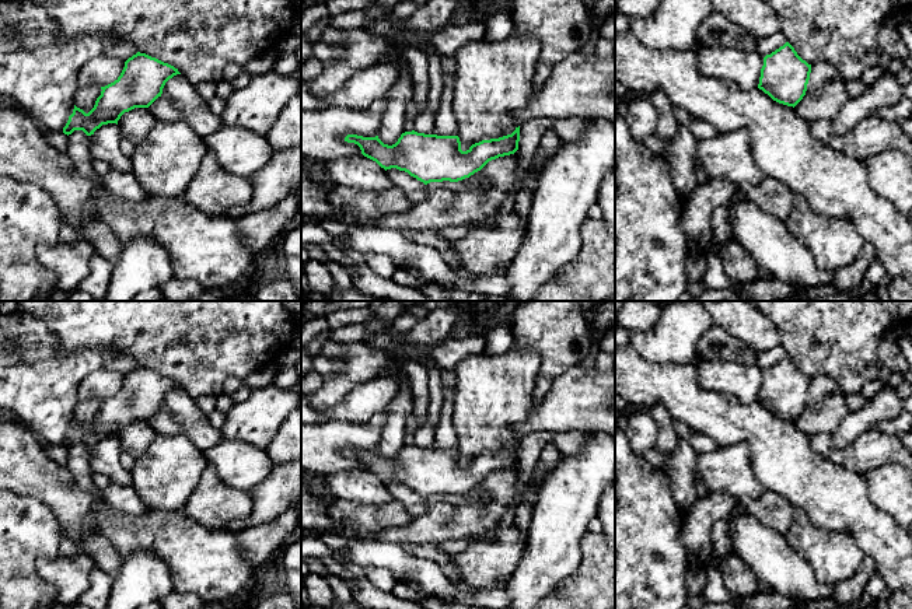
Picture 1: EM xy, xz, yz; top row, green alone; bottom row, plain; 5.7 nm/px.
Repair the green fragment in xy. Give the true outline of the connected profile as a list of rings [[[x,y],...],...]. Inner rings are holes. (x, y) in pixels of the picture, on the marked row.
[[[137,52],[125,62],[113,83],[101,87],[101,95],[88,113],[74,105],[63,133],[69,136],[74,130],[83,130],[91,136],[102,125],[118,125],[125,112],[148,108],[161,97],[165,83],[177,74],[181,73],[174,66]]]

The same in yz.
[[[786,42],[764,57],[758,88],[773,101],[794,108],[806,95],[810,73],[811,64]]]

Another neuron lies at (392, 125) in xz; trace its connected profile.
[[[401,50],[392,60],[401,66],[401,70],[395,84],[387,94],[388,102],[378,130],[378,139],[388,146],[395,144],[401,134],[406,132],[406,105],[413,97],[413,78],[408,60]]]

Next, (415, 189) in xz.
[[[396,168],[387,169],[394,186],[401,188],[410,202],[410,207],[426,197],[426,185],[405,171]]]

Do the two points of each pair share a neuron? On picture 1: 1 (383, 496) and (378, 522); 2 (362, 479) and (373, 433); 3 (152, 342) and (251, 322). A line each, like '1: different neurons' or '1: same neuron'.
1: different neurons
2: different neurons
3: same neuron

